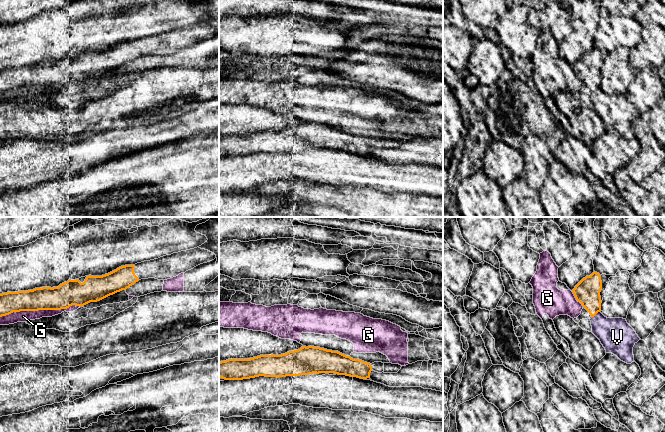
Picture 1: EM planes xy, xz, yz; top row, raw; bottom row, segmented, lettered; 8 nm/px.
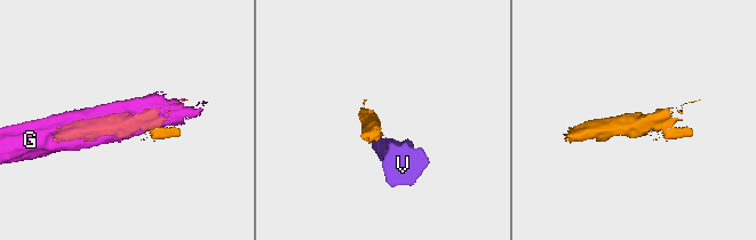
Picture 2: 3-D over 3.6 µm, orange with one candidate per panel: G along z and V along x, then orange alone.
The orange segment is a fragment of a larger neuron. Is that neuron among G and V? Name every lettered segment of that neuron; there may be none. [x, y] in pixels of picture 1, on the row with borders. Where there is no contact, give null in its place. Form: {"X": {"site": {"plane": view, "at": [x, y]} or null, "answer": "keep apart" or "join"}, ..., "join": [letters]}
{"G": {"site": {"plane": "xy", "at": [40, 309]}, "answer": "keep apart"}, "V": {"site": {"plane": "yz", "at": [595, 314]}, "answer": "keep apart"}, "join": []}

